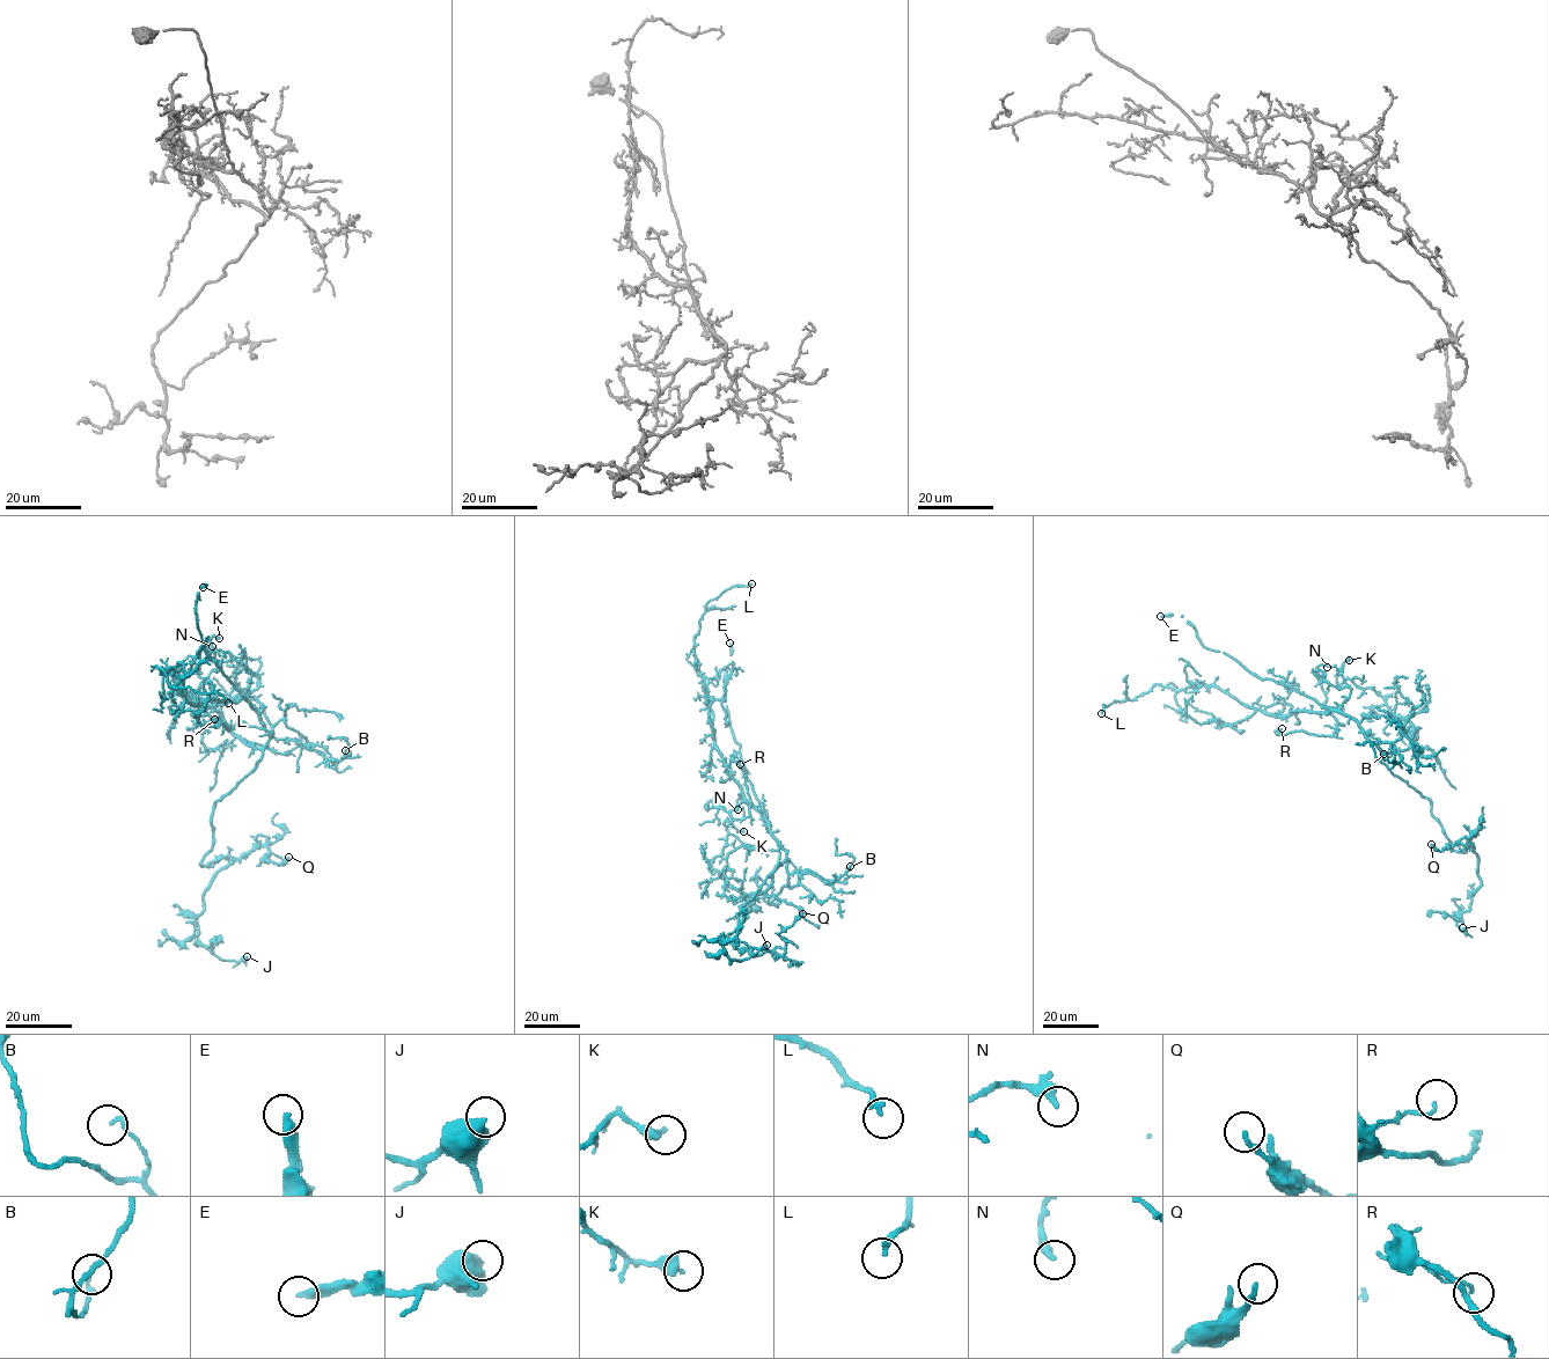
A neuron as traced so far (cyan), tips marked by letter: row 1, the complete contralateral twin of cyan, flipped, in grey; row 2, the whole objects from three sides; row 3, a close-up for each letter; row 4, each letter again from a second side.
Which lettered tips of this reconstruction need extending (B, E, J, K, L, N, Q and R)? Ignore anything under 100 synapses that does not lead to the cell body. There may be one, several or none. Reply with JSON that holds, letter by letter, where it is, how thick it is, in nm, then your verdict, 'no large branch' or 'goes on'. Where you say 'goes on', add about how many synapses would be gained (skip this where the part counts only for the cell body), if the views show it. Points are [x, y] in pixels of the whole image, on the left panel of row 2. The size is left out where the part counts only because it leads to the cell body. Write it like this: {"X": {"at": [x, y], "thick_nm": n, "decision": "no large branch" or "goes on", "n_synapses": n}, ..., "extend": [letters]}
{"B": {"at": [345, 750], "thick_nm": 100, "decision": "no large branch"}, "E": {"at": [203, 587], "thick_nm": 320, "decision": "goes on"}, "J": {"at": [247, 956], "thick_nm": 600, "decision": "no large branch"}, "K": {"at": [219, 638], "thick_nm": 400, "decision": "no large branch"}, "L": {"at": [228, 703], "thick_nm": 240, "decision": "no large branch"}, "N": {"at": [212, 646], "thick_nm": 240, "decision": "no large branch"}, "Q": {"at": [288, 857], "thick_nm": 200, "decision": "no large branch"}, "R": {"at": [214, 719], "thick_nm": 100, "decision": "no large branch"}, "extend": ["E"]}

